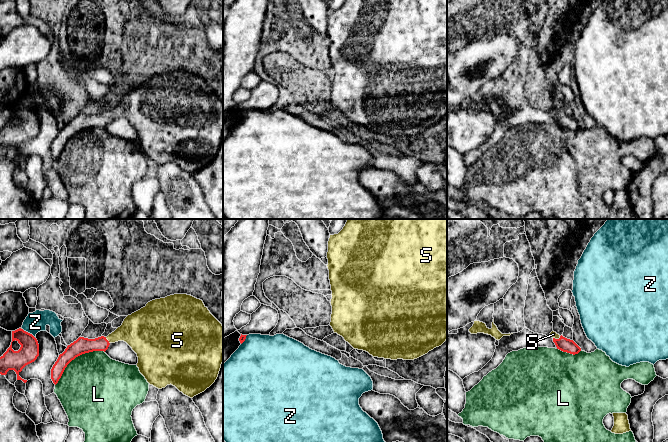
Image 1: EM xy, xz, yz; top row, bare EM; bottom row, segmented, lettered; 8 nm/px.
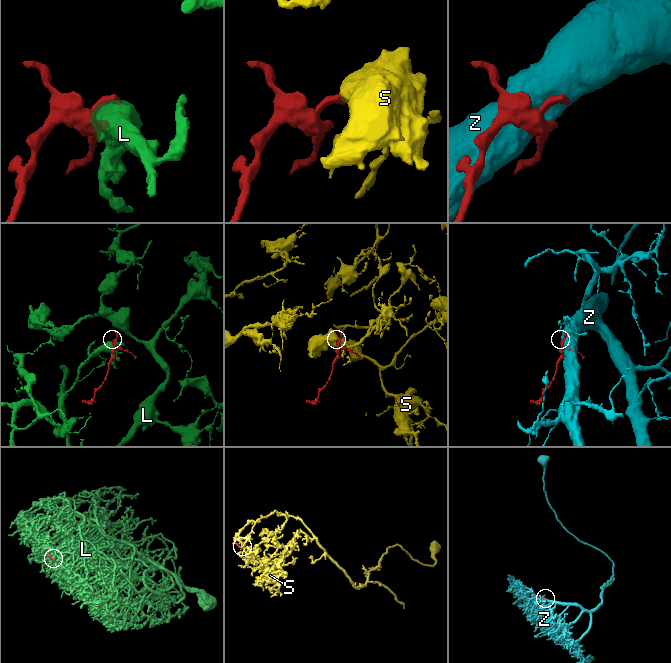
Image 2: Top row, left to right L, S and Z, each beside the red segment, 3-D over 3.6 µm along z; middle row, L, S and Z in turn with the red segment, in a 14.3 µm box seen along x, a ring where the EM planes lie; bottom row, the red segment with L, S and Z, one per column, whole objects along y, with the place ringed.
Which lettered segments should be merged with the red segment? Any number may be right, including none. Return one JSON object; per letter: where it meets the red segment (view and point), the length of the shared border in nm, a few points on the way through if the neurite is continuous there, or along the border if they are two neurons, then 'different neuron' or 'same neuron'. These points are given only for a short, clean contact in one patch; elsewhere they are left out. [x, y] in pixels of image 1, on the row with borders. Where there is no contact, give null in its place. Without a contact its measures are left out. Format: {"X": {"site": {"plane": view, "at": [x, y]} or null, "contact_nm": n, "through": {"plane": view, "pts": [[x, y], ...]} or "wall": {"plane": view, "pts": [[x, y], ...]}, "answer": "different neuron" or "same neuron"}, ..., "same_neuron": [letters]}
{"L": {"site": {"plane": "xy", "at": [75, 357]}, "contact_nm": 480, "answer": "different neuron"}, "S": {"site": {"plane": "xy", "at": [107, 340]}, "contact_nm": 70, "through": {"plane": "xy", "pts": [[82, 345], [95, 345], [107, 340], [119, 334], [136, 330]]}, "answer": "same neuron"}, "Z": {"site": {"plane": "xy", "at": [27, 332]}, "contact_nm": 130, "answer": "different neuron"}, "same_neuron": ["S"]}

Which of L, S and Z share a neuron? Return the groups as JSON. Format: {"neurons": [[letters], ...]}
{"neurons": [["L"], ["S"], ["Z"]]}

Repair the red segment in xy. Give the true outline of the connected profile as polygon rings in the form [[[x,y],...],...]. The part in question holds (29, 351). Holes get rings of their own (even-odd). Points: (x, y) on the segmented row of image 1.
[[[19,328],[12,331],[12,342],[7,351],[0,357],[0,374],[6,375],[9,370],[14,370],[17,374],[17,380],[26,383],[27,380],[22,379],[19,373],[39,356],[38,341],[32,334]],[[15,340],[21,345],[18,351],[12,349],[12,342]]]

